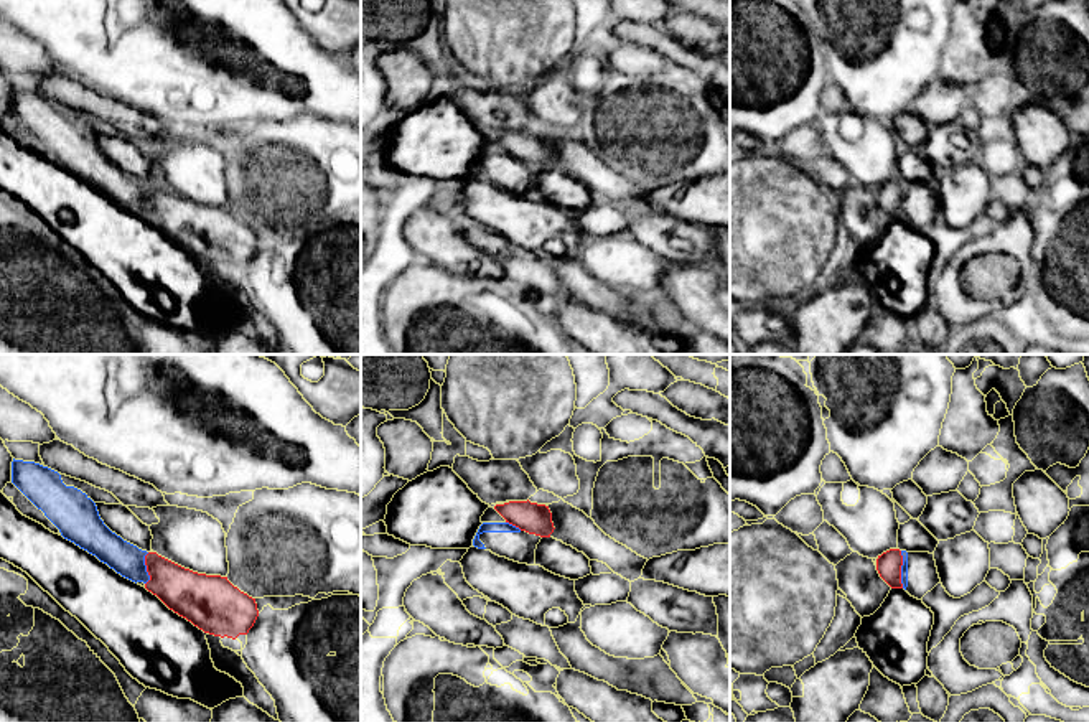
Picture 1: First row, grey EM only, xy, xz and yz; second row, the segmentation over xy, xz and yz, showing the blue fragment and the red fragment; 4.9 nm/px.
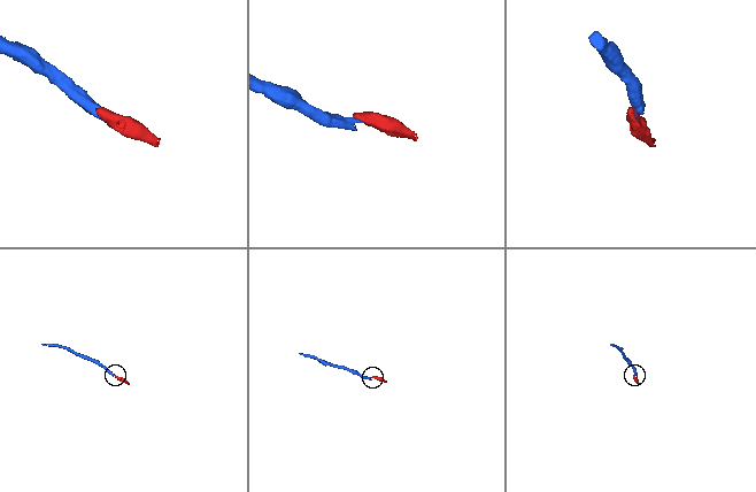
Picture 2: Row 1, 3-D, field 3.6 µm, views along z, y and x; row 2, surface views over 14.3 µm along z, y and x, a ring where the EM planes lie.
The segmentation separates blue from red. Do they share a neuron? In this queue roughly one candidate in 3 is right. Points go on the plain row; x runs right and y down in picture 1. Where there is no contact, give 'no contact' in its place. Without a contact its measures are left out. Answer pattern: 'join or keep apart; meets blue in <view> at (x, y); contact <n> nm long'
keep apart; meets blue in yz at (902, 200); contact 180 nm long

